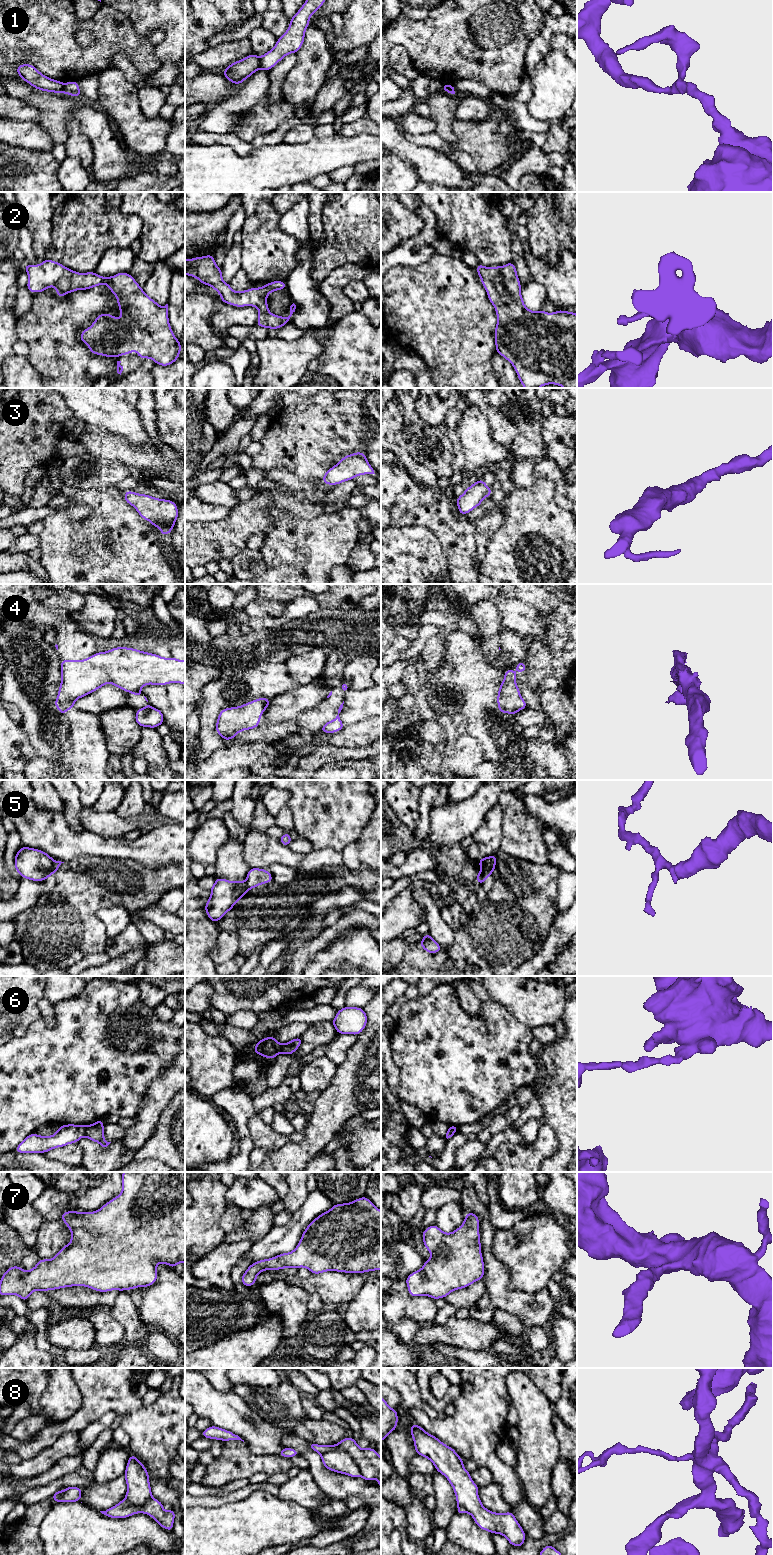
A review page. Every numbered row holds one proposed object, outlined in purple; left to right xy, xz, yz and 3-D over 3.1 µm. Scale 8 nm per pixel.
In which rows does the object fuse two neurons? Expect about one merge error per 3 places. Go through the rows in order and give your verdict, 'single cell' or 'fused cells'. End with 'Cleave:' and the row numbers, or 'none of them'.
1: fused cells
2: single cell
3: single cell
4: single cell
5: fused cells
6: fused cells
7: single cell
8: single cell
Cleave: 1, 5, 6

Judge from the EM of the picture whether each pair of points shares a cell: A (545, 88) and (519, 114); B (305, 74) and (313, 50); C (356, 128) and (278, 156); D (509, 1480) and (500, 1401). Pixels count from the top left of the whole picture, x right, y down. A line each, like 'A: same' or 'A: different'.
A: different
B: same
C: different
D: same

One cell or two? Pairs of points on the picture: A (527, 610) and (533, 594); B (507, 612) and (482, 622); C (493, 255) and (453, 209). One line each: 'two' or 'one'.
A: two
B: two
C: one

